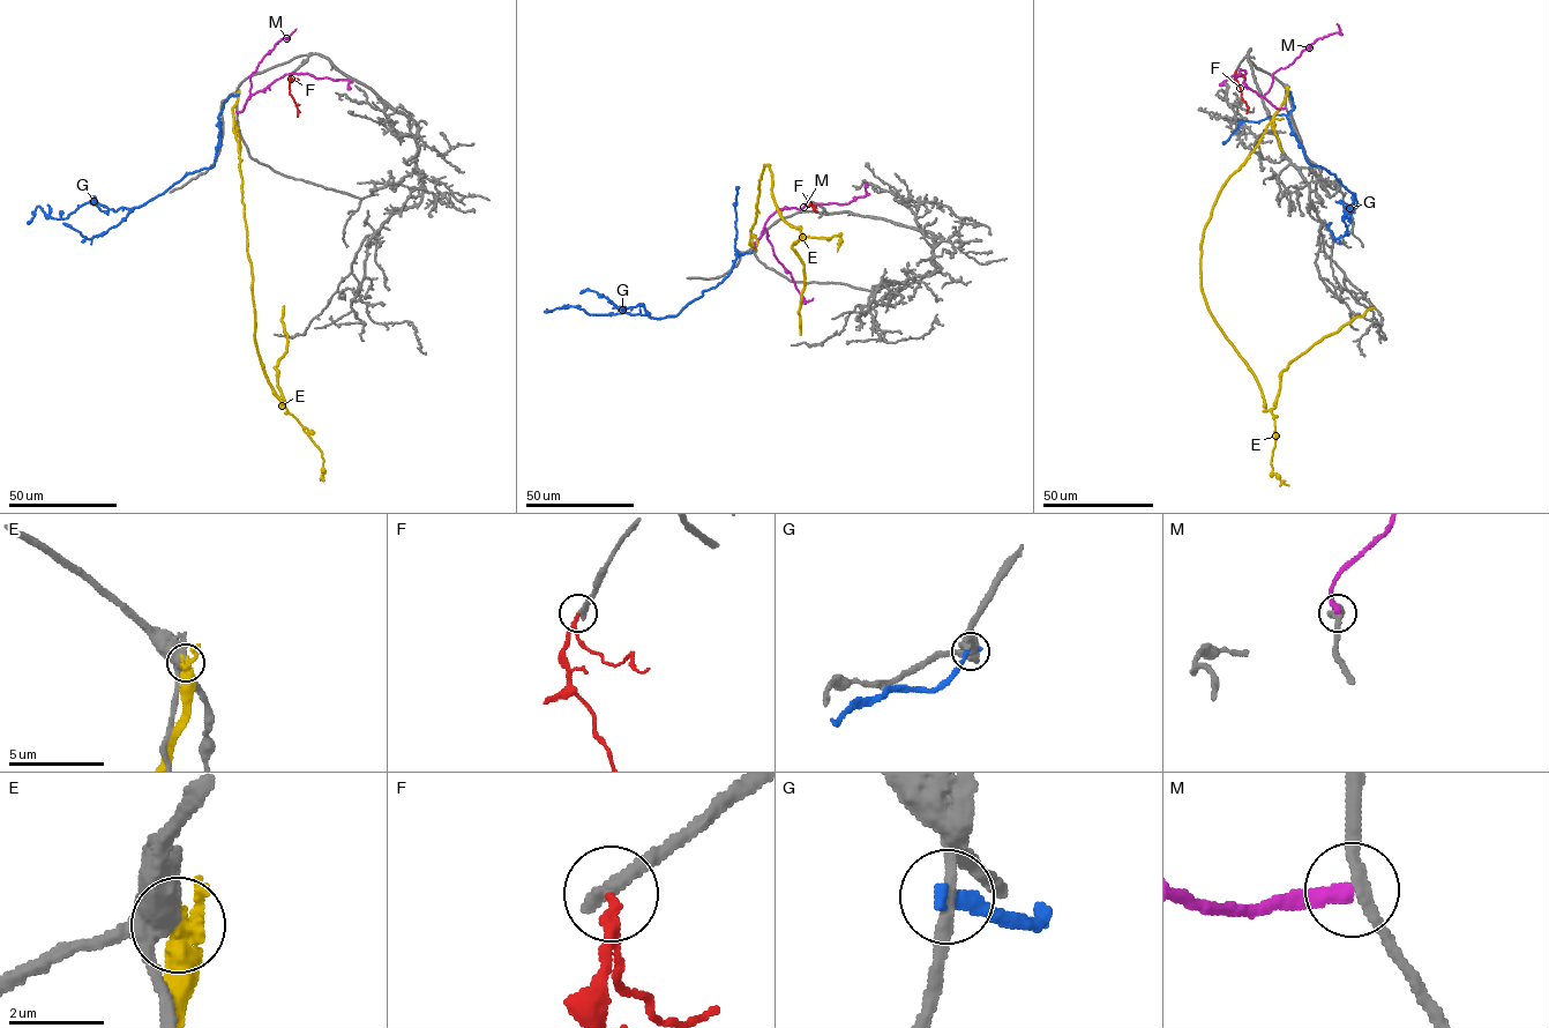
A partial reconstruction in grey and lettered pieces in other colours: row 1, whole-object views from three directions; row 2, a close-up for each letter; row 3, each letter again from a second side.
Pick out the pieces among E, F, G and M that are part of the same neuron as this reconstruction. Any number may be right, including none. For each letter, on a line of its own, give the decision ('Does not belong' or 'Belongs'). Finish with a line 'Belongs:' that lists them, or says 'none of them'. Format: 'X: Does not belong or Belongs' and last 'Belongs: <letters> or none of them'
E: Does not belong
F: Does not belong
G: Does not belong
M: Does not belong
Belongs: none of them

